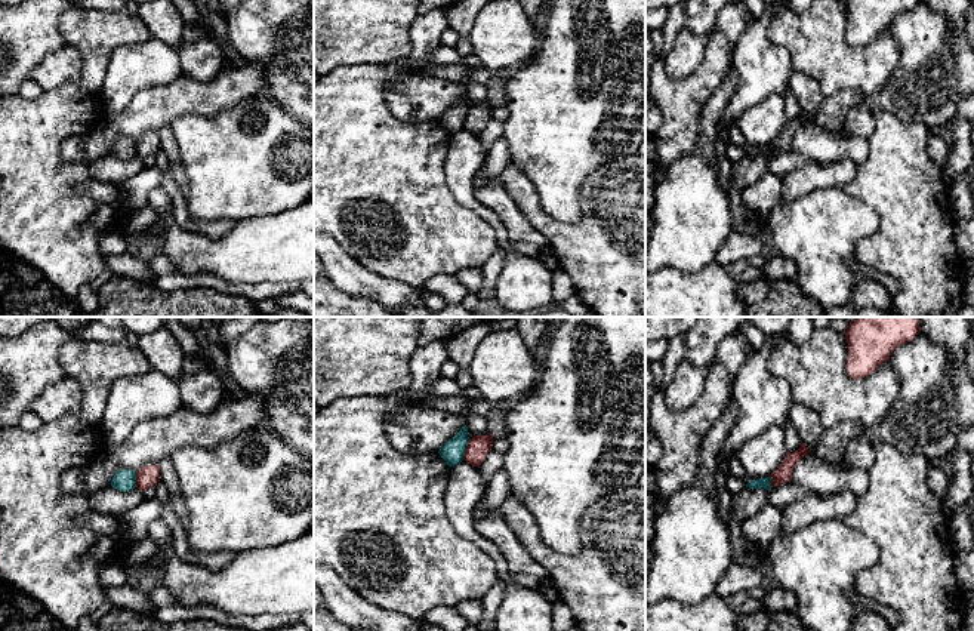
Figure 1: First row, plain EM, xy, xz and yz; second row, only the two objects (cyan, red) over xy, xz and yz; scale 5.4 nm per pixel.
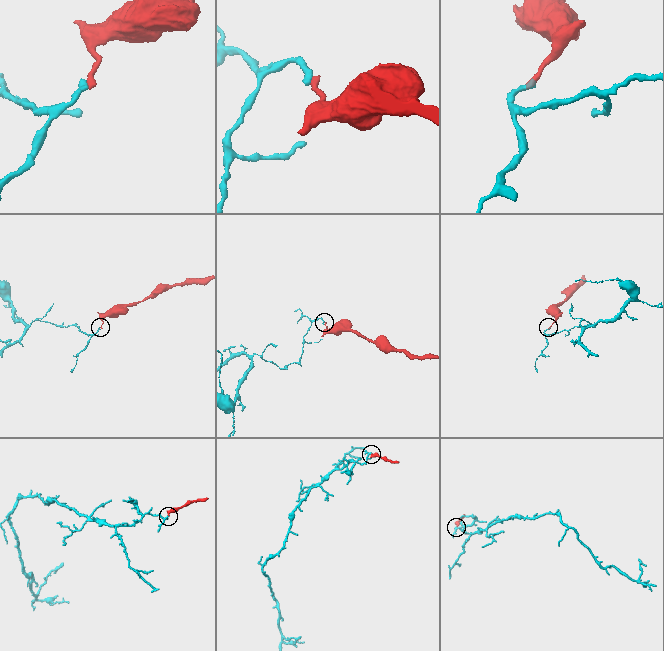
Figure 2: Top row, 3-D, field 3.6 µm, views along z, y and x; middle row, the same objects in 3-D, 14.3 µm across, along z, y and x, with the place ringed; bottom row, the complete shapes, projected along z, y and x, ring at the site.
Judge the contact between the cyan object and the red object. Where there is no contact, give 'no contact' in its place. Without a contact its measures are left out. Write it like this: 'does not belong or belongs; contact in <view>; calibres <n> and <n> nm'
does not belong; contact in xz; calibres 120 and 120 nm

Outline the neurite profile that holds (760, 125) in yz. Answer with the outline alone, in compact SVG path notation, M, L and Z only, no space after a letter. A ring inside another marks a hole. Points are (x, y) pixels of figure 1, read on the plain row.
M770 95L762 102L745 110L736 126L750 145L765 147L774 141L786 124L785 99Z

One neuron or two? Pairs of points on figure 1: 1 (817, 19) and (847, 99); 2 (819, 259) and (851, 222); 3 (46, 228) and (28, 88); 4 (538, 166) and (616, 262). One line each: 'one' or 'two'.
1: two
2: one
3: two
4: two

